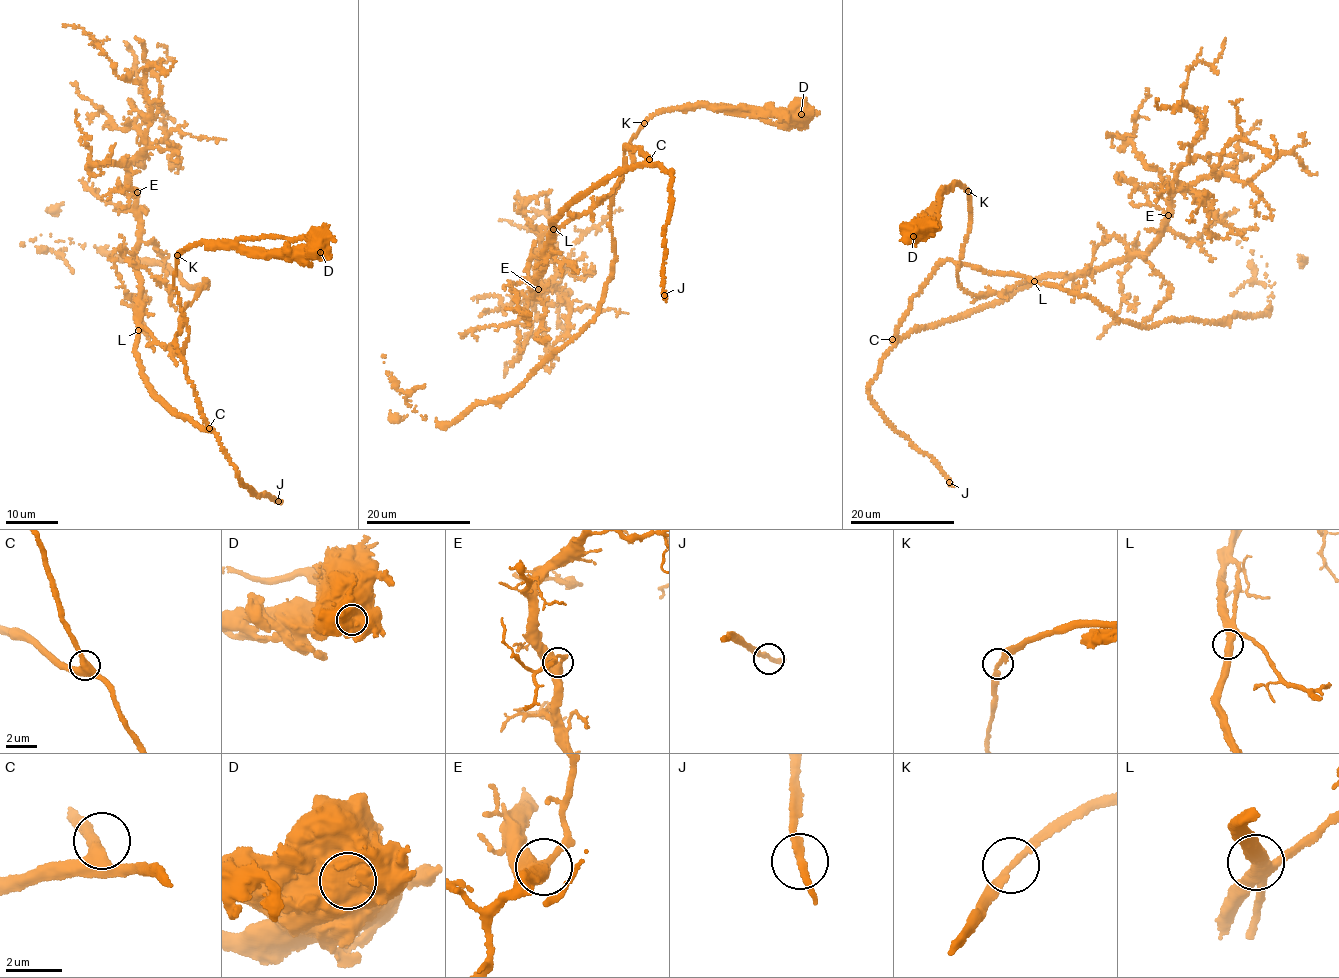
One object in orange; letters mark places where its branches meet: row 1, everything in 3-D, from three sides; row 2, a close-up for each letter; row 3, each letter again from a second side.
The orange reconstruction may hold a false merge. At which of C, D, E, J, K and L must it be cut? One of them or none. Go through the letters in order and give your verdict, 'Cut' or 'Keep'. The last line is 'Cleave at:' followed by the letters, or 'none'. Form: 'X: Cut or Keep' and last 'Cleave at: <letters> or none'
C: Keep
D: Cut
E: Keep
J: Keep
K: Keep
L: Keep
Cleave at: D

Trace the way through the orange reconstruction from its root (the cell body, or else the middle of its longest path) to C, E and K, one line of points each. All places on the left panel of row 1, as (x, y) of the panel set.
C: (319, 244), (269, 253), (199, 242), (178, 255), (184, 353), (144, 327), (135, 353), (154, 393), (209, 428)
E: (319, 244), (182, 252), (179, 354), (140, 323), (137, 192)
K: (319, 244), (321, 241), (325, 245), (316, 252), (282, 248), (269, 253), (199, 242), (177, 255)

